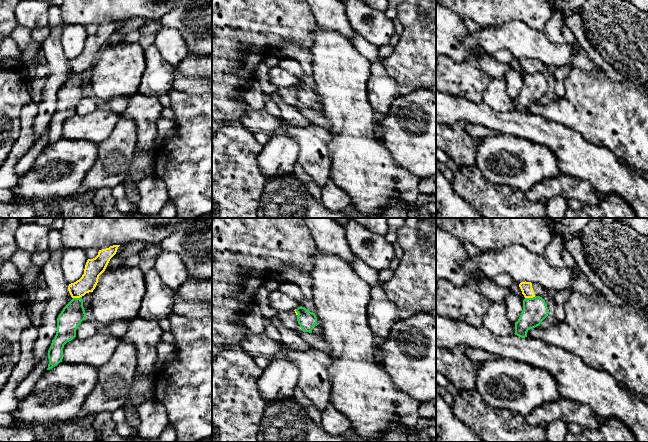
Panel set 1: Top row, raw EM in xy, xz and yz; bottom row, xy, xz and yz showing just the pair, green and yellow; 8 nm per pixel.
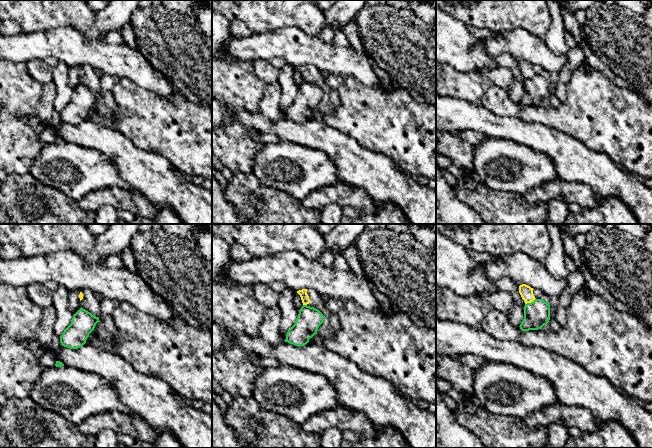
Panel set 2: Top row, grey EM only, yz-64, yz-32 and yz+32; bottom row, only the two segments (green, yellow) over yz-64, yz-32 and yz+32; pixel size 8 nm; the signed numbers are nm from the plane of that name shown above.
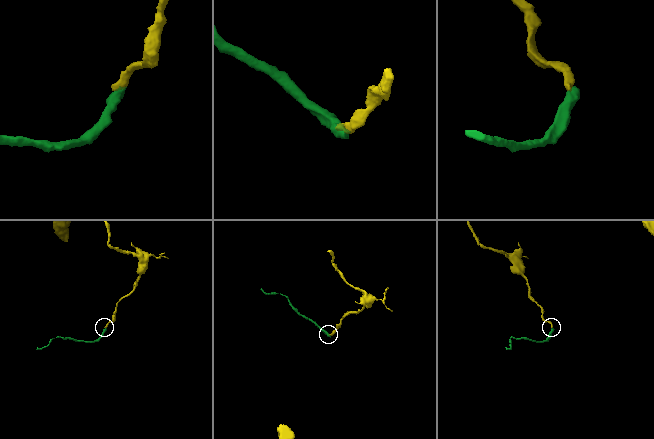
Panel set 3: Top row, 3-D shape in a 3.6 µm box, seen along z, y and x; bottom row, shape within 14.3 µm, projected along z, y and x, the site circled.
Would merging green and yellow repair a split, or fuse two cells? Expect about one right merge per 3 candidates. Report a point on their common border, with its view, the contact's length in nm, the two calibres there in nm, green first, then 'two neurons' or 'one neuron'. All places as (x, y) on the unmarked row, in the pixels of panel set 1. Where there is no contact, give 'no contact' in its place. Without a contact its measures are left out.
contact yz (530, 74); length 90 nm; calibres 200 and 100 nm; two neurons

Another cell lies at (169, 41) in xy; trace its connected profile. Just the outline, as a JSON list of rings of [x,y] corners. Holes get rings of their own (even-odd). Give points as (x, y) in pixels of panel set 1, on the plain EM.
[[[161,27],[156,32],[155,45],[164,60],[175,70],[188,55],[188,47],[182,34],[175,28]]]

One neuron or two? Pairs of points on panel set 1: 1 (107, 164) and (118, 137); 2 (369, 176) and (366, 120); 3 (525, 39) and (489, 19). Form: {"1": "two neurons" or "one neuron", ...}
{"1": "one neuron", "2": "one neuron", "3": "two neurons"}

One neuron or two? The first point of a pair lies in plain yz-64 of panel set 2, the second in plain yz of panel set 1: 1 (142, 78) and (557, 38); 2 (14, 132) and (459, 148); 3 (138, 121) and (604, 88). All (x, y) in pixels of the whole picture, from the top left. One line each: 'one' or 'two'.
1: two
2: one
3: one

